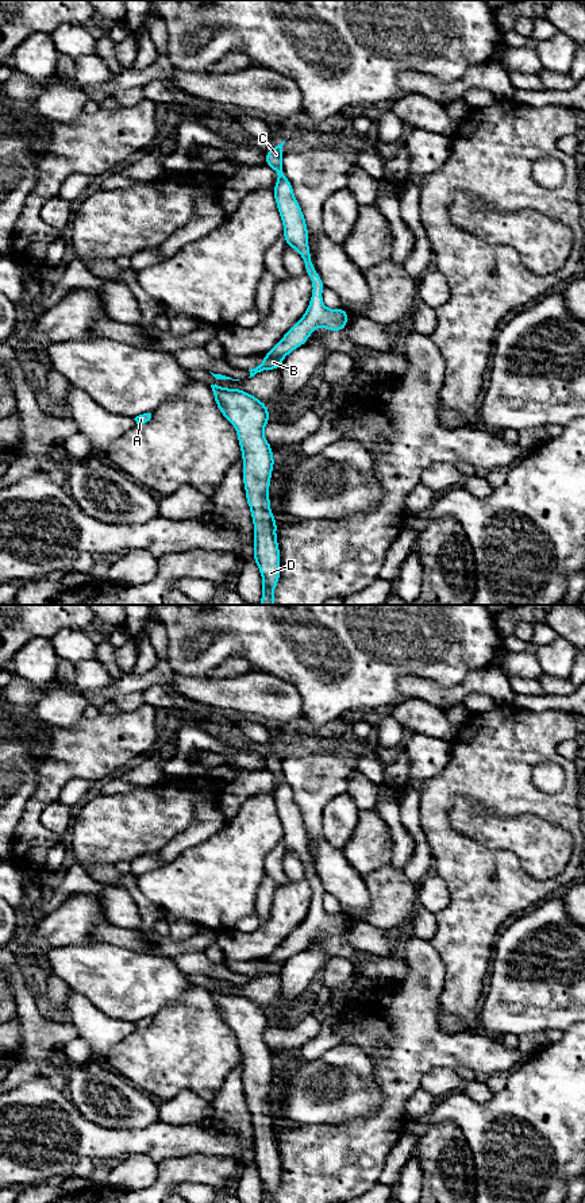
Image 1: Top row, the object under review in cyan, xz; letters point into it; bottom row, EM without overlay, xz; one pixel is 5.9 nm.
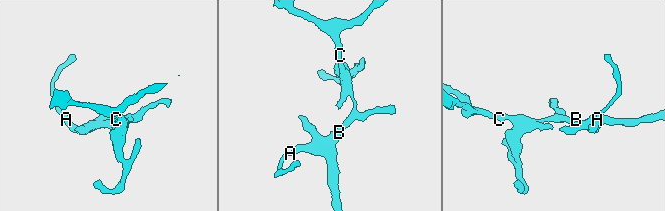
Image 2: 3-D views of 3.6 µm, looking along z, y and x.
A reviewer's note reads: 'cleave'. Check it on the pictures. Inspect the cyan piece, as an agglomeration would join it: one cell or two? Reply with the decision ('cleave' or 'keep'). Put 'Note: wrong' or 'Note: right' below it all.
keep
Note: wrong

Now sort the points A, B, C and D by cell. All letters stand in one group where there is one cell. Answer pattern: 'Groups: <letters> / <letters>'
Groups: A B C D

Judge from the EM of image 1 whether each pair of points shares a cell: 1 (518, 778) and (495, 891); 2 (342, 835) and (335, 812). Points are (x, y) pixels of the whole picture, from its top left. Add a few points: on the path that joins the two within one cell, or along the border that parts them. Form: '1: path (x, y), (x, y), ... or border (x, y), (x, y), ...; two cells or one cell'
1: path (476, 778), (441, 802), (453, 849); one cell
2: path (339, 829), (339, 817); one cell

